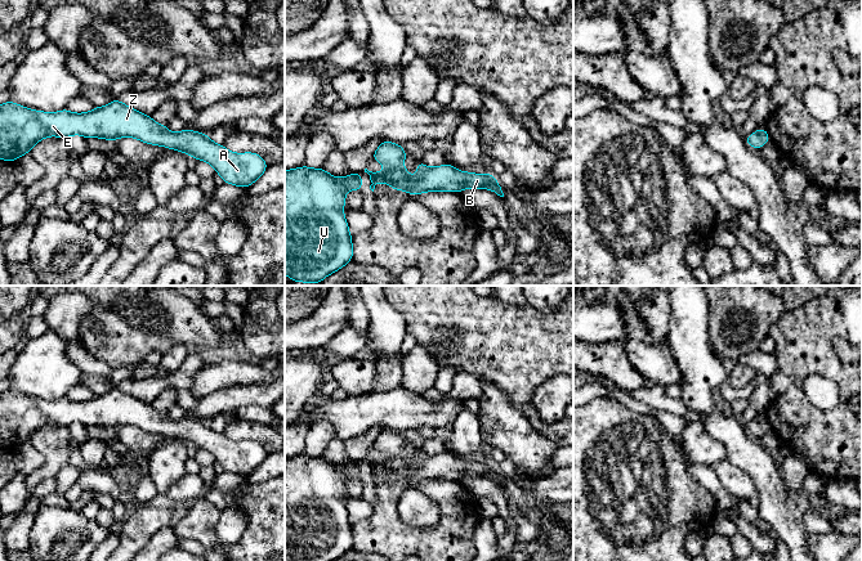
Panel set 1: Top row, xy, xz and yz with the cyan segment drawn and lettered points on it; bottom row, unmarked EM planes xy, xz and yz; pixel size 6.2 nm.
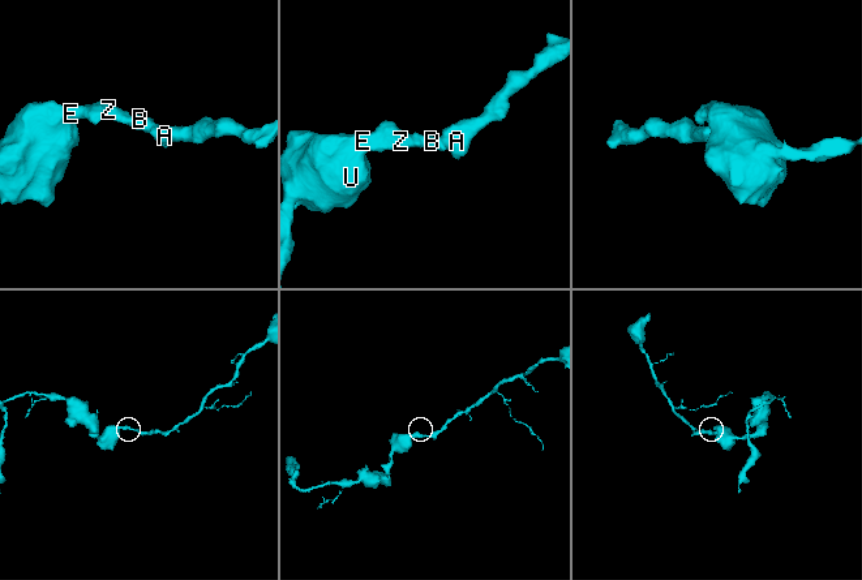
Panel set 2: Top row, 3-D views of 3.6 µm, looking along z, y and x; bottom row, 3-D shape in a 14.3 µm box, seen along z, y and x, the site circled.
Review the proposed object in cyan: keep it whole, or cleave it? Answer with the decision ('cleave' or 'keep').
keep

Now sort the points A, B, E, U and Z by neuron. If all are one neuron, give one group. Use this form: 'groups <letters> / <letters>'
groups A B E U Z

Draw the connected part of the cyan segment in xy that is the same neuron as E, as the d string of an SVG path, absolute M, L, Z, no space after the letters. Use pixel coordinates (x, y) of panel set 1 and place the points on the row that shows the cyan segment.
M113 99L104 107L95 107L85 113L72 113L62 109L54 113L28 109L12 100L0 104L0 158L13 162L15 158L30 153L31 148L46 136L70 138L81 135L86 139L101 138L107 140L117 140L124 136L135 138L143 143L166 147L169 149L180 151L210 163L225 184L247 188L255 183L267 170L268 163L258 153L233 153L225 147L215 144L207 134L201 134L189 129L179 133L170 133L166 125L160 125L147 116L129 106Z

